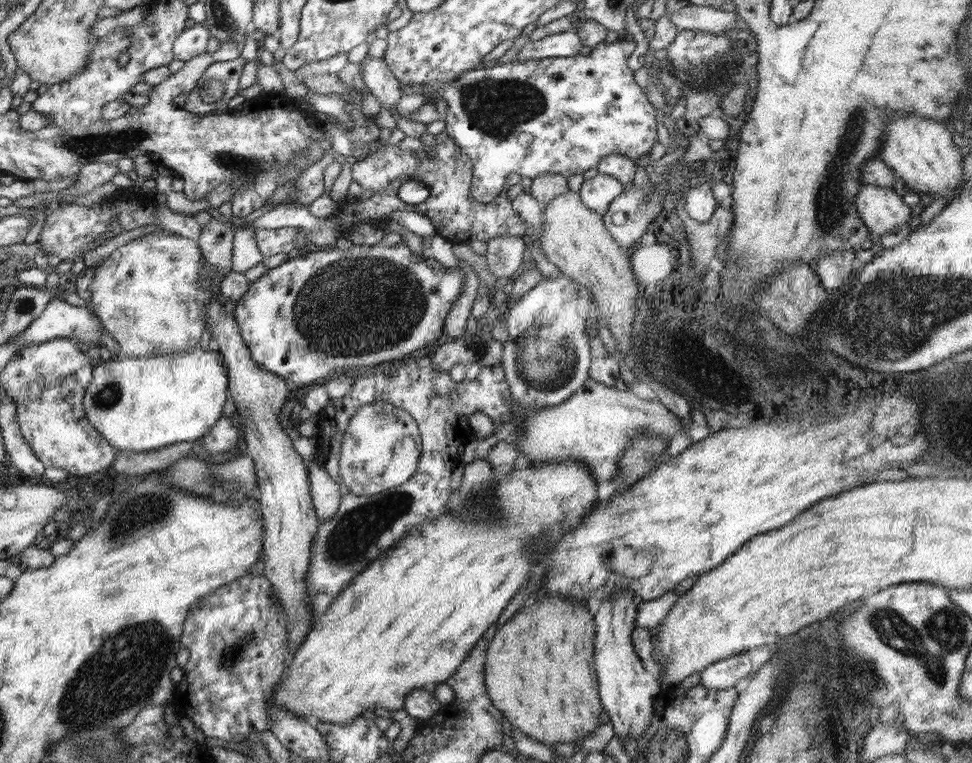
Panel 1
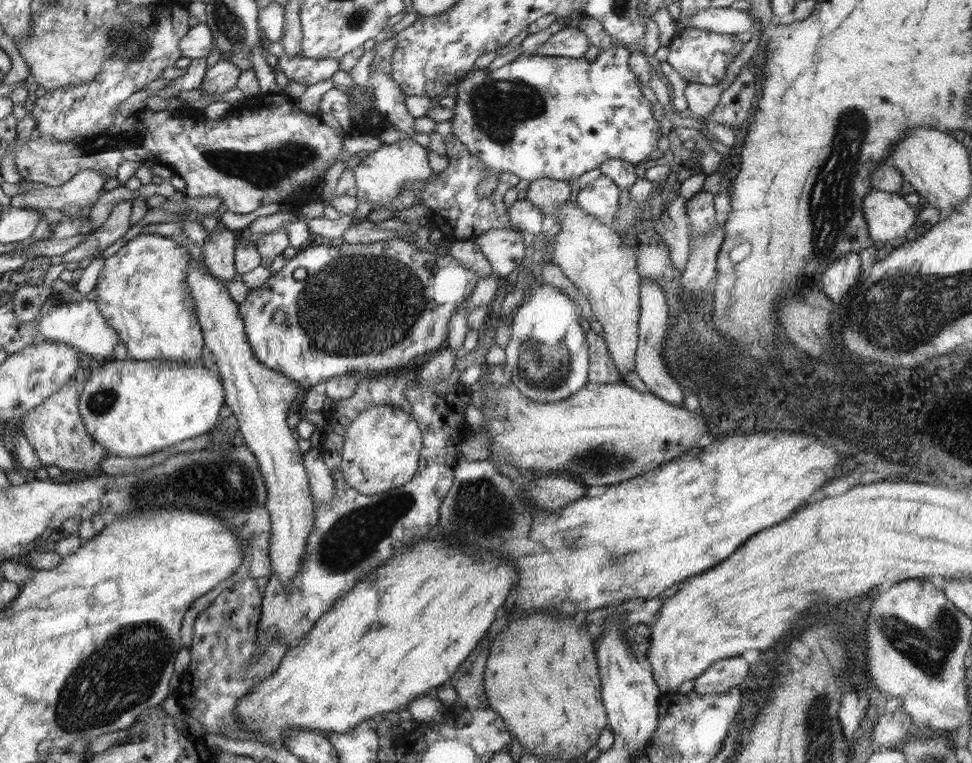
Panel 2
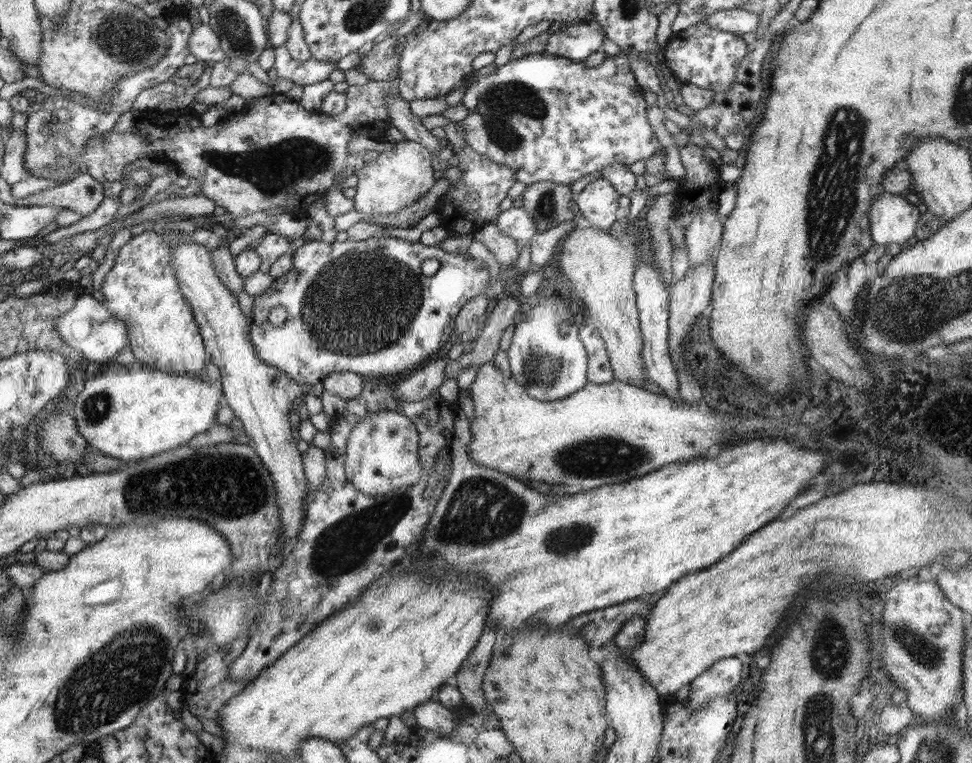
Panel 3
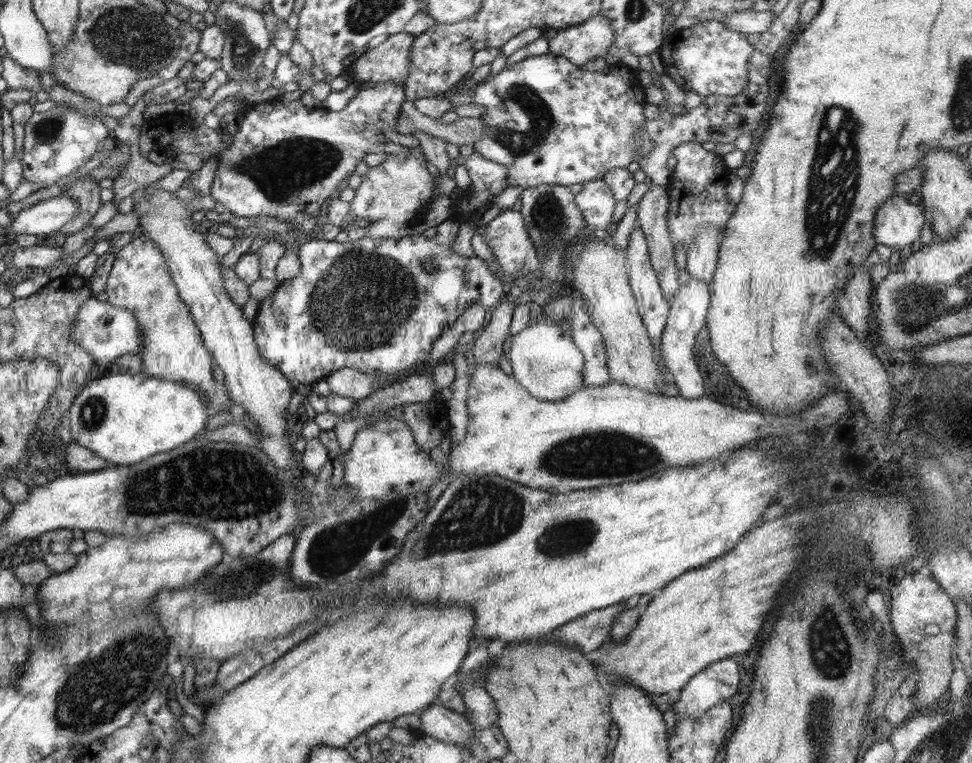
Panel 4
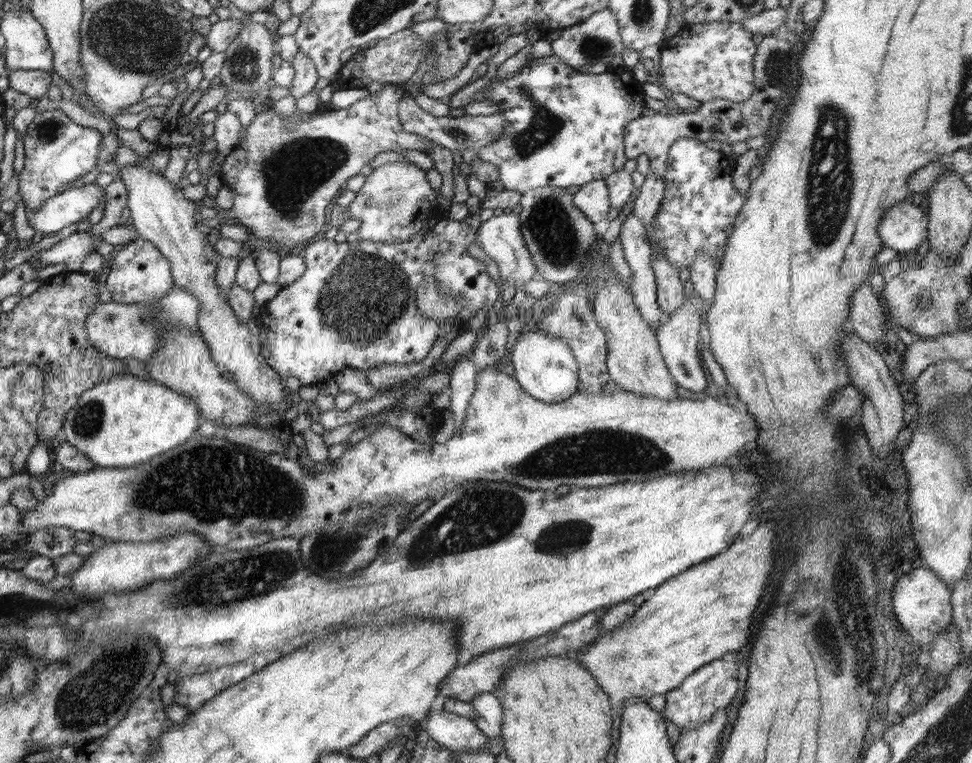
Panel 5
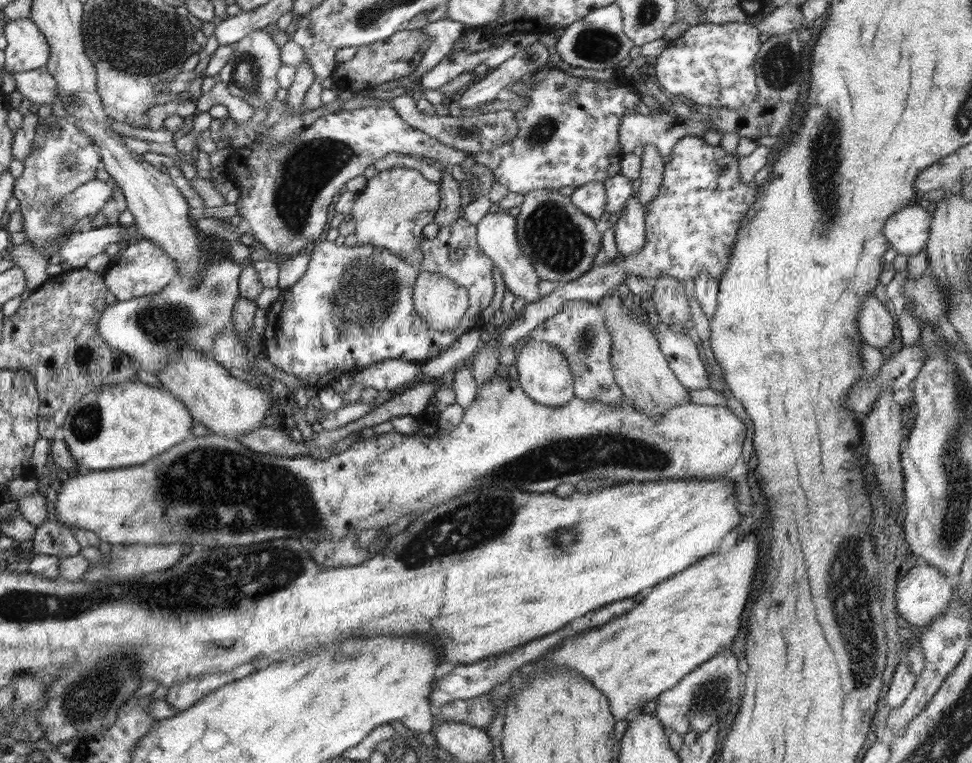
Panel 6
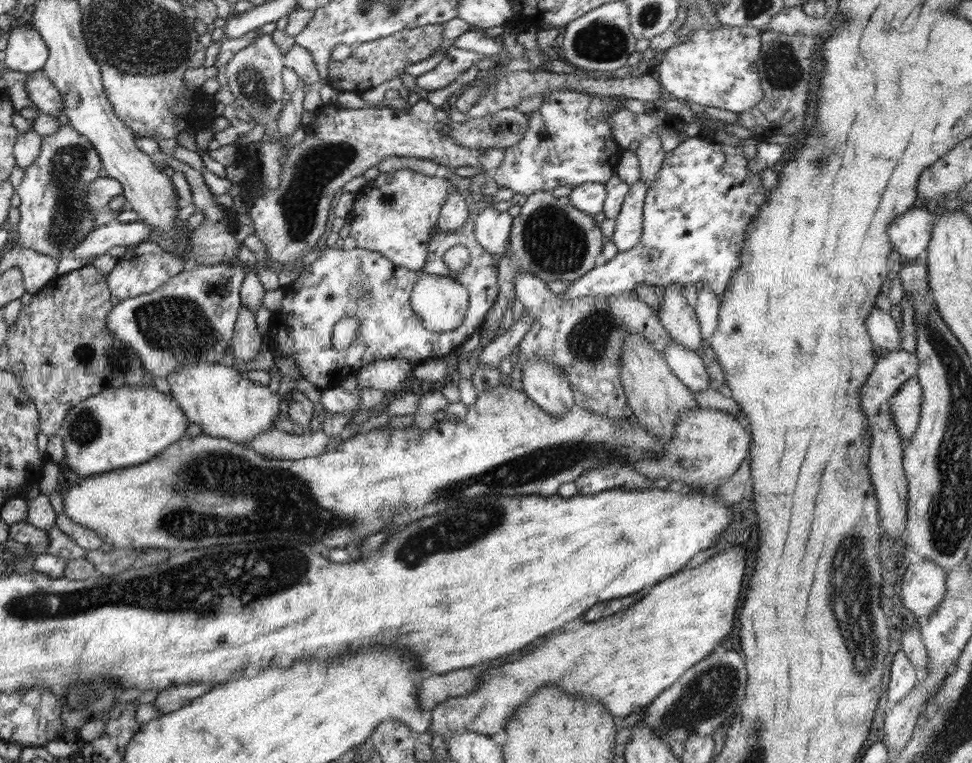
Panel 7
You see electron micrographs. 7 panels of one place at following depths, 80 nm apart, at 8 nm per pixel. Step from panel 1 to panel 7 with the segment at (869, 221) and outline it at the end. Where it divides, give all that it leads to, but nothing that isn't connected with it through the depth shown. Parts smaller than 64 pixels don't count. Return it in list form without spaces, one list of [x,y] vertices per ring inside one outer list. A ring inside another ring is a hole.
[[[921,203],[894,219],[887,233],[894,250],[899,252],[904,262],[925,260],[937,221],[934,213],[930,213]]]

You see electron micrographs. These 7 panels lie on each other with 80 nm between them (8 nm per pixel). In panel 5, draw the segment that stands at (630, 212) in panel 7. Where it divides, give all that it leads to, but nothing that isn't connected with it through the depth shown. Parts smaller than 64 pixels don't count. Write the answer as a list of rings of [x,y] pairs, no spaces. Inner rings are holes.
[[[629,213],[626,216],[624,224],[621,226],[619,237],[624,252],[624,258],[632,270],[633,280],[630,284],[627,284],[627,286],[629,286],[631,290],[633,302],[638,312],[640,312],[640,315],[642,315],[643,320],[646,320],[646,322],[656,330],[658,326],[664,322],[664,313],[660,311],[657,302],[658,298],[656,298],[656,294],[658,294],[656,278],[651,266],[653,250],[649,238],[647,237],[647,231],[648,229],[644,226],[644,223],[636,217],[634,213]]]

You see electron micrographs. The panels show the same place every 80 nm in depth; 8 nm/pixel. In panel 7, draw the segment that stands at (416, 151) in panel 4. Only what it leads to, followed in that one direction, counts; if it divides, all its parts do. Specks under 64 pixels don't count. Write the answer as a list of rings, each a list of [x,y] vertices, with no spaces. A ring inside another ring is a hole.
[[[408,169],[380,172],[376,179],[370,180],[366,187],[356,193],[353,209],[348,218],[349,235],[356,238],[358,248],[380,253],[396,266],[419,271],[427,259],[428,243],[433,237],[430,233],[431,228],[437,226],[440,209],[455,188],[457,189],[456,184],[443,175],[431,177]]]

